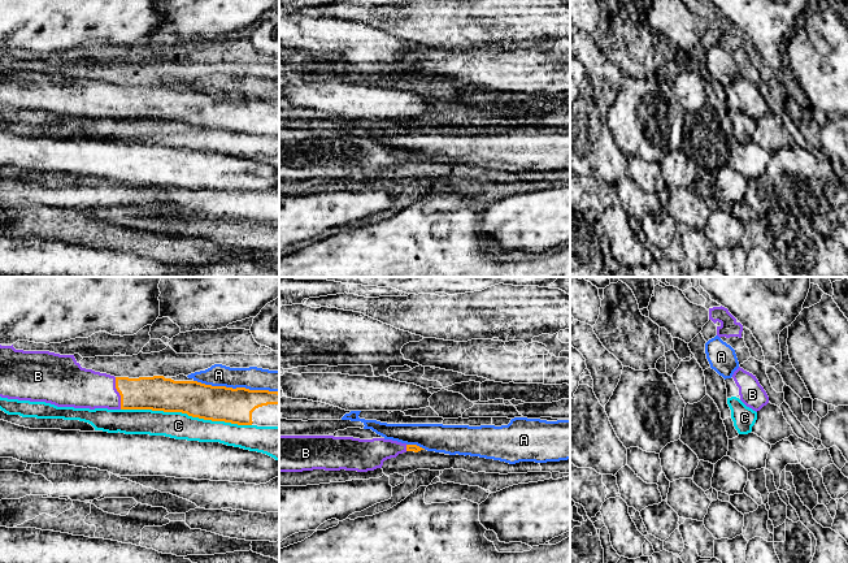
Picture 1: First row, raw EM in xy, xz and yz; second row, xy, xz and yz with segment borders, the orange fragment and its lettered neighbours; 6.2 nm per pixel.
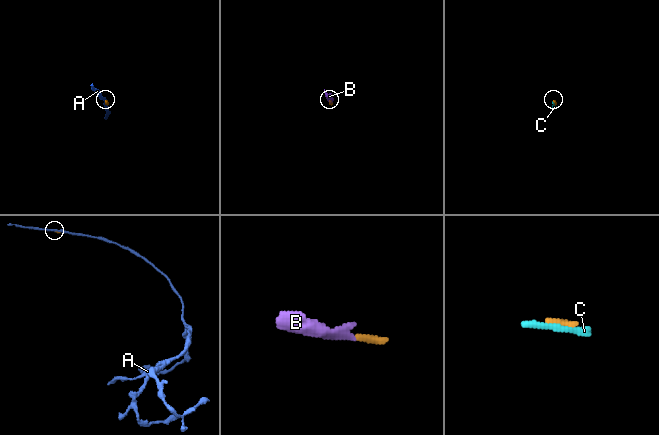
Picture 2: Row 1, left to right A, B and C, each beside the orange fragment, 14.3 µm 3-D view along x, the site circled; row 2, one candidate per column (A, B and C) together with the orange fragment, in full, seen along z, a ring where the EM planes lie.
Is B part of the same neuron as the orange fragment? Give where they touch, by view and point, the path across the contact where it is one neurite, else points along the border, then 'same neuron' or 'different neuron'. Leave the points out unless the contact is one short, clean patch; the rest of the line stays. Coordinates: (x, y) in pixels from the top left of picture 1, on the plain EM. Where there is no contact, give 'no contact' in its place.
xy (118, 100) | across xy (157, 102), (118, 100), (79, 96) | same neuron

